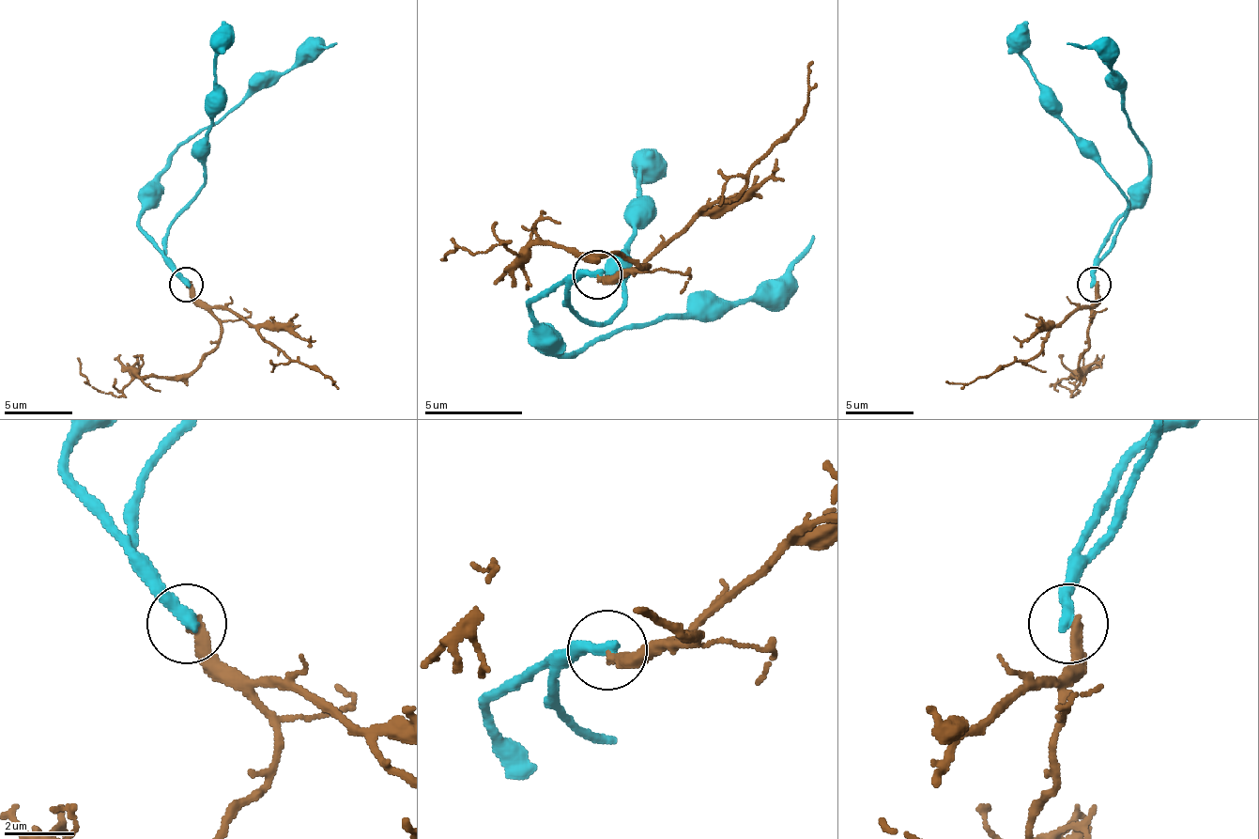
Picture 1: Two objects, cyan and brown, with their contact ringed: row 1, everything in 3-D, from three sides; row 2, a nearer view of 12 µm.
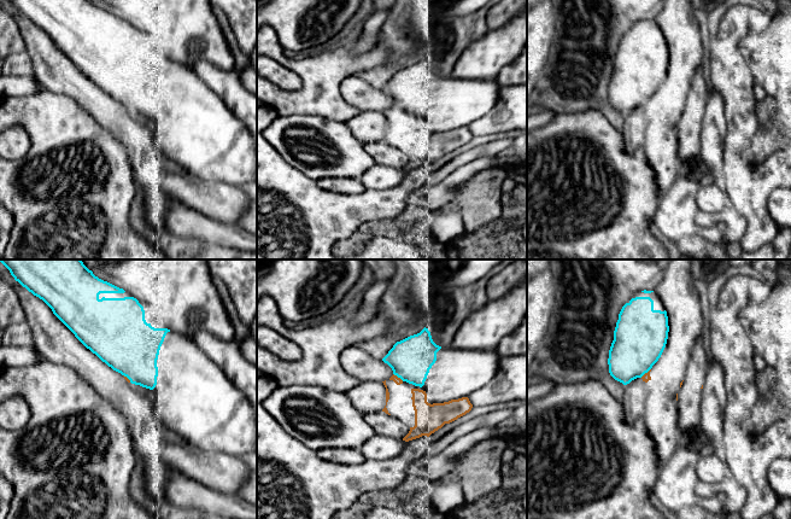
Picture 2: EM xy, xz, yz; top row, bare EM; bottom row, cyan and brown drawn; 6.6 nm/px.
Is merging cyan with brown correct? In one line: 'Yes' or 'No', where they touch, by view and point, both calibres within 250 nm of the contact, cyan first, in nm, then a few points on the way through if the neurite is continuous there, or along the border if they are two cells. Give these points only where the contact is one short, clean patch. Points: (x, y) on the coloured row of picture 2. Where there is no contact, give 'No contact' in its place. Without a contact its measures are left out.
No. Touches cyan at xz (398, 377). Thickness 280 nm (cyan) against 50 nm

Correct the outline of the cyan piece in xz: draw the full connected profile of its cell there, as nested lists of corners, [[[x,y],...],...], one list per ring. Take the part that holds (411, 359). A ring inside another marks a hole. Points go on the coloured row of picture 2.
[[[428,328],[397,342],[382,358],[393,374],[411,389],[420,389],[427,393],[427,402],[444,403],[451,400],[468,397],[474,391],[487,385],[497,374],[503,356],[498,349],[493,350],[464,350],[441,348],[436,345]]]

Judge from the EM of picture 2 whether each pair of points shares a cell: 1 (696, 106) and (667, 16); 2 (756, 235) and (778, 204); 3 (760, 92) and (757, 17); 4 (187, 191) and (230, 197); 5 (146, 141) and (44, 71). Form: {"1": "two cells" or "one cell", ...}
{"1": "two cells", "2": "two cells", "3": "two cells", "4": "one cell", "5": "one cell"}

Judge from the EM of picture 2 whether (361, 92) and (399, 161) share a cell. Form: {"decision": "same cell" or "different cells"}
{"decision": "same cell"}

